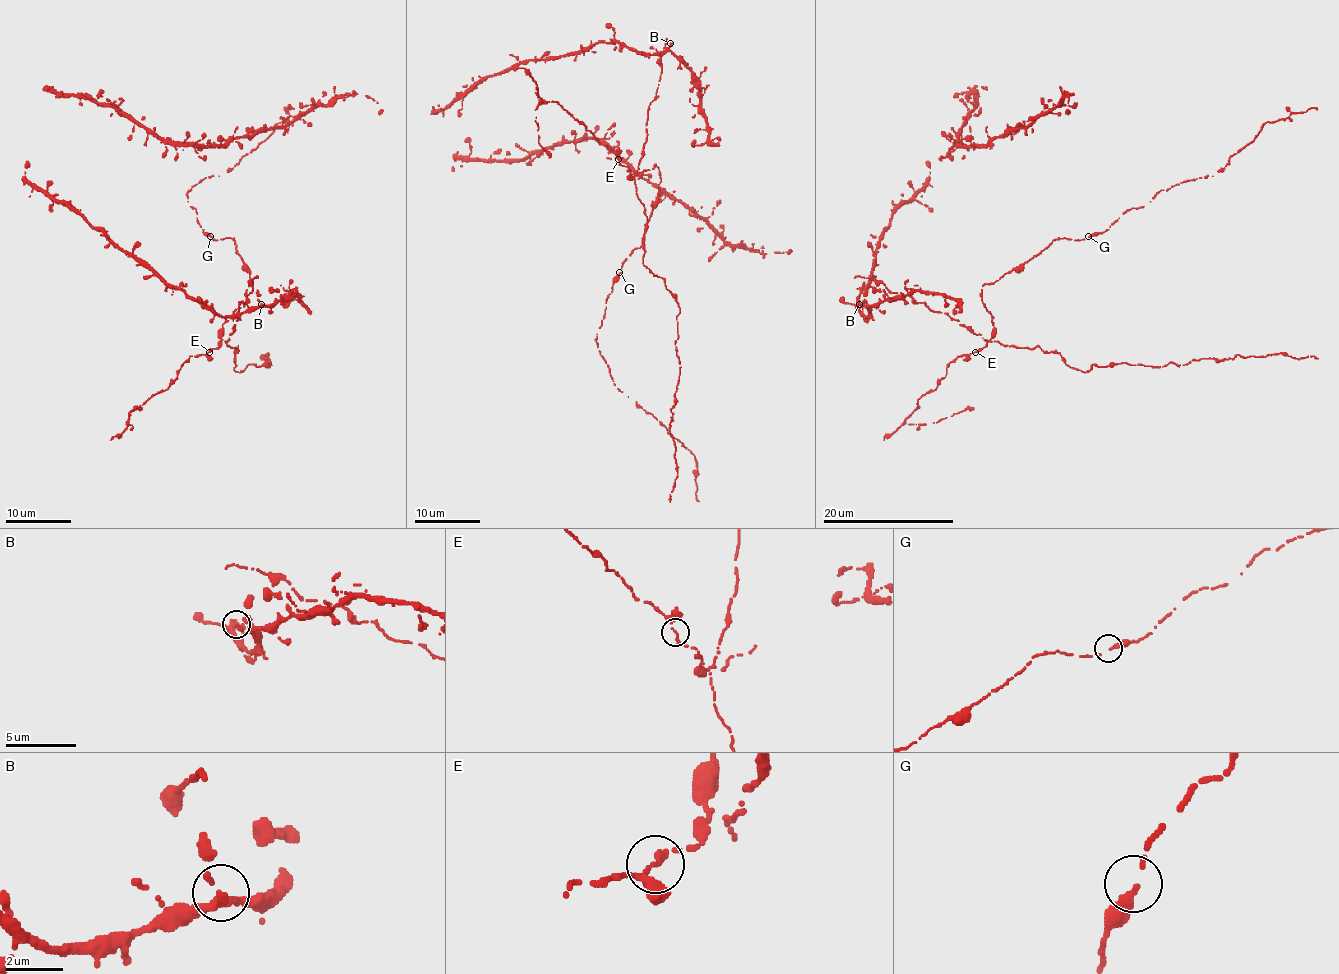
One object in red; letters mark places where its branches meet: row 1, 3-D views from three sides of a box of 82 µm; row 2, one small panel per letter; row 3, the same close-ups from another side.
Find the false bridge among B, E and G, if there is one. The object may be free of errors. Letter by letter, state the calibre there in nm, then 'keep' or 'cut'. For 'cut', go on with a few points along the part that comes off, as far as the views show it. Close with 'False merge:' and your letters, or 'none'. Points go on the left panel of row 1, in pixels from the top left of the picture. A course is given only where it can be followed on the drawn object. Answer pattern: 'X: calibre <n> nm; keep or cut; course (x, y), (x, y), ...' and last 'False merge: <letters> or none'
B: calibre 240 nm; keep
E: calibre 280 nm; keep
G: calibre 320 nm; keep
False merge: none

